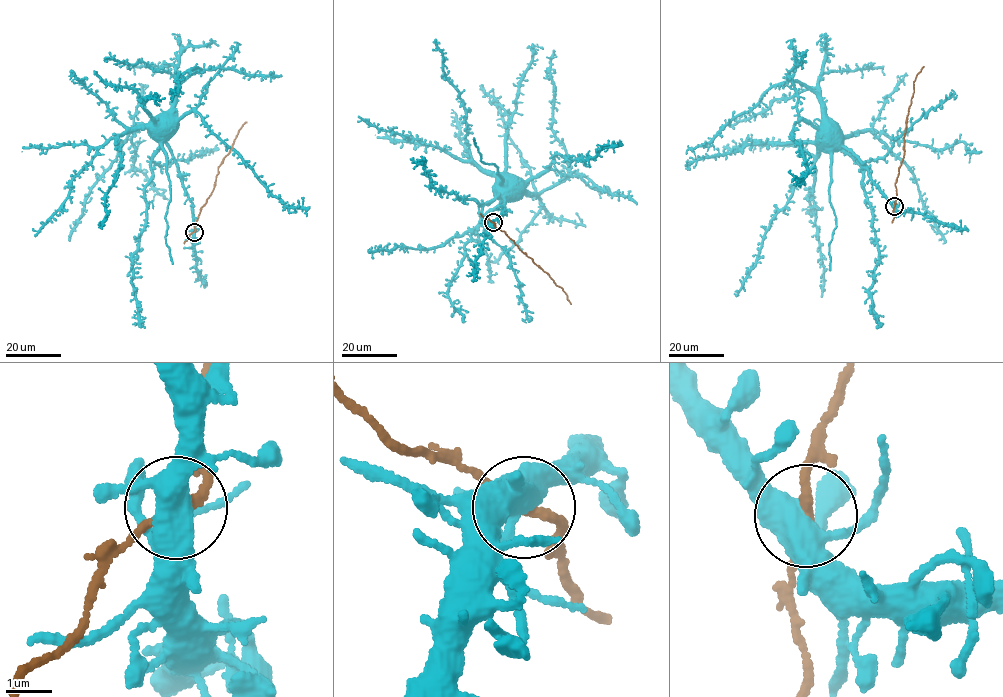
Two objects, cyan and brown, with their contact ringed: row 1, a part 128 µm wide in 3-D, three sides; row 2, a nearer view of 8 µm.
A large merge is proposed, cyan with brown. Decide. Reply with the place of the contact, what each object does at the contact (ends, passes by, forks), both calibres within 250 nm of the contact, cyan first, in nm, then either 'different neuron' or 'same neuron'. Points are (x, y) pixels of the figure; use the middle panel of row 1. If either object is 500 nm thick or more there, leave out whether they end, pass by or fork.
at (493, 222); cyan forks there; brown passes by; 480 nm thick on the cyan side, 180 nm on the other; same neuron

